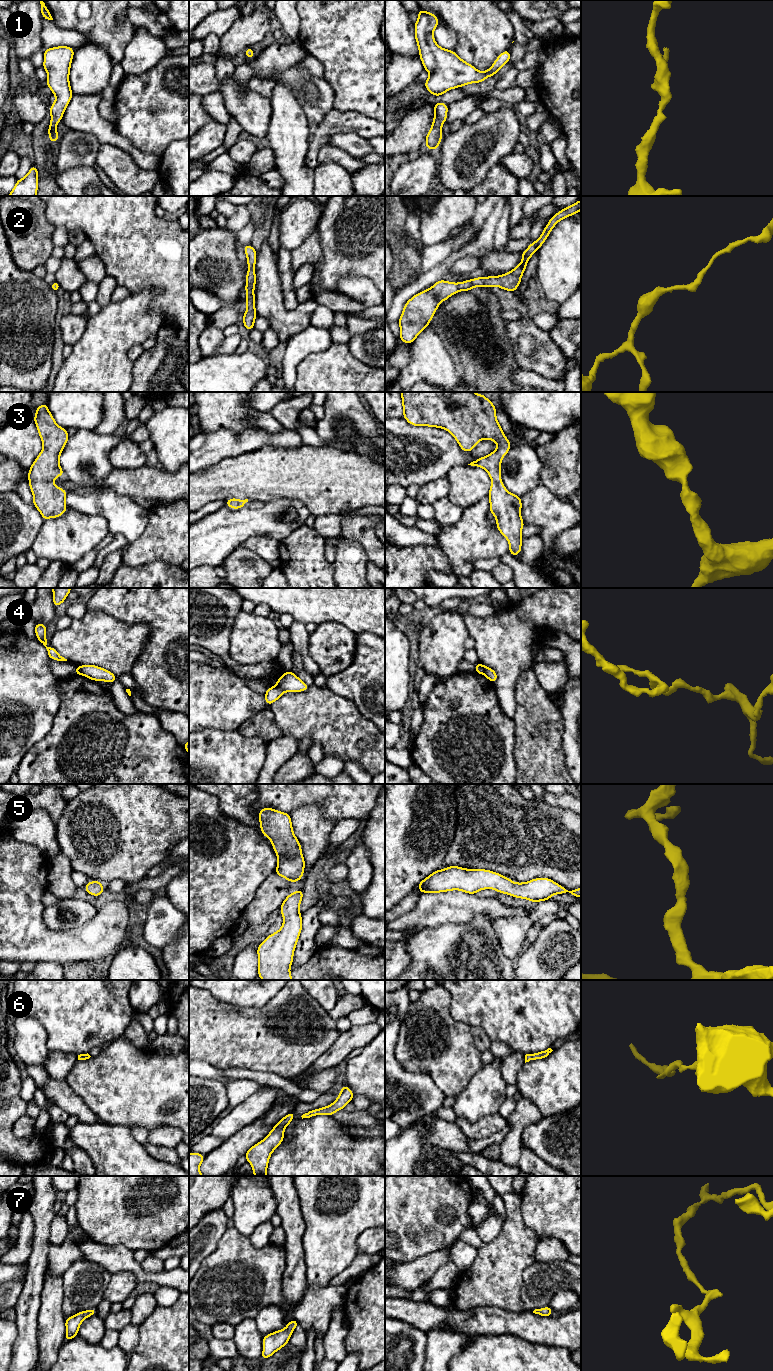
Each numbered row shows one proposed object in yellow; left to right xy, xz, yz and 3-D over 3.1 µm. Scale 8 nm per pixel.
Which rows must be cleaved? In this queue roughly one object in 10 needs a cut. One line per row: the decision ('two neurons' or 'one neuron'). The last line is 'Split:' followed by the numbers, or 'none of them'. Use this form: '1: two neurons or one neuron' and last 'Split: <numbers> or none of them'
1: one neuron
2: one neuron
3: one neuron
4: two neurons
5: one neuron
6: one neuron
7: one neuron
Split: 4

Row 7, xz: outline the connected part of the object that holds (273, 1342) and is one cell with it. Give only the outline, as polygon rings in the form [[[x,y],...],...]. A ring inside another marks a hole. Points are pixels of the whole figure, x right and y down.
[[[292,1319],[283,1330],[277,1330],[269,1335],[263,1336],[263,1353],[261,1359],[267,1359],[272,1356],[276,1351],[284,1347],[291,1337],[293,1330],[299,1323]]]

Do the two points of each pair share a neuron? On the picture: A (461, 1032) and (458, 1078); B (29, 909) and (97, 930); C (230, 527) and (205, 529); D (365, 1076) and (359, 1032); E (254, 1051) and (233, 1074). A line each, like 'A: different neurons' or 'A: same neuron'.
A: same neuron
B: same neuron
C: same neuron
D: different neurons
E: different neurons

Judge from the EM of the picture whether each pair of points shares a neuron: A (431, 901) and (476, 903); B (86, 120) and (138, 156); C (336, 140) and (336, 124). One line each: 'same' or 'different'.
A: same
B: same
C: different

